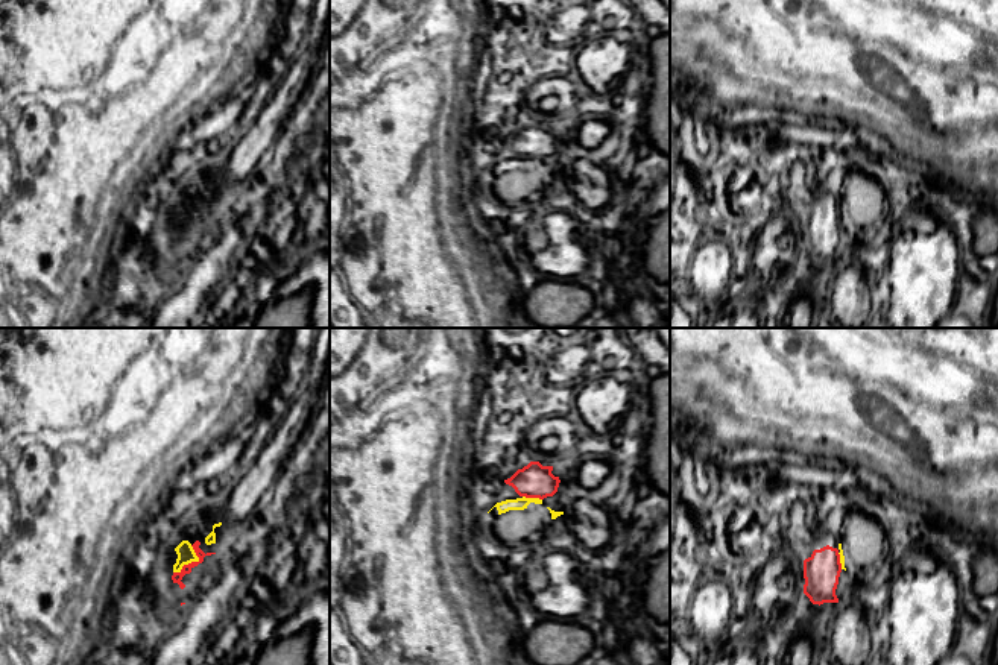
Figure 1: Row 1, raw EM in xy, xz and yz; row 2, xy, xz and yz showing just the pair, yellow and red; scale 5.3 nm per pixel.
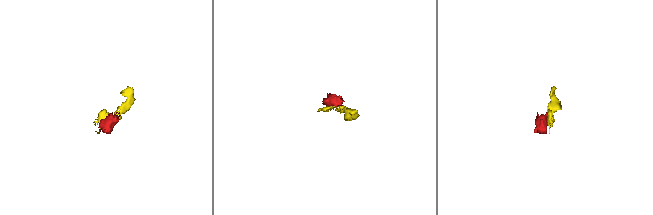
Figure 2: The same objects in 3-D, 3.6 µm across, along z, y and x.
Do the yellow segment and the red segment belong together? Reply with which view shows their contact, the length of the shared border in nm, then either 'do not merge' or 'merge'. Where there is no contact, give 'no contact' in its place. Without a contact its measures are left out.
xy | 180 nm | do not merge

